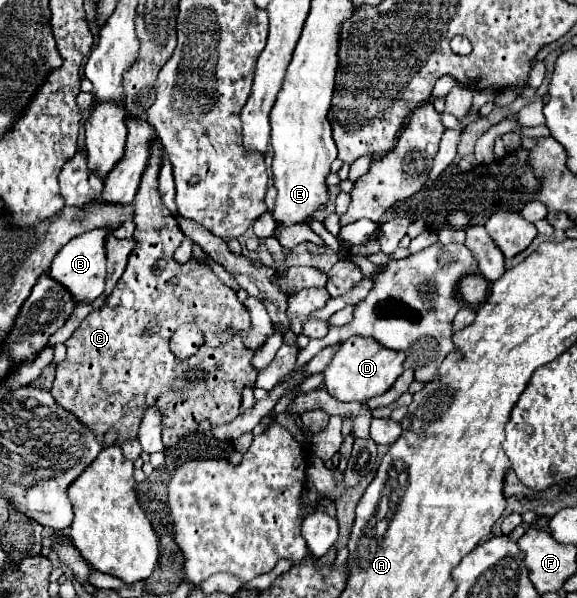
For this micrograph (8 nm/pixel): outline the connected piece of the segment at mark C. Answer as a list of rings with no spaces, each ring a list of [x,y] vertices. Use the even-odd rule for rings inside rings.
[[[155,137],[151,141],[145,175],[141,177],[141,185],[133,201],[137,247],[129,257],[127,269],[121,275],[117,289],[113,289],[113,293],[107,297],[107,305],[99,311],[91,311],[81,321],[79,329],[67,339],[67,357],[57,365],[57,377],[51,389],[55,401],[63,409],[71,411],[89,429],[93,429],[99,443],[103,443],[103,435],[111,427],[119,431],[117,445],[127,439],[137,439],[143,409],[147,405],[155,405],[163,413],[163,443],[165,447],[173,447],[183,435],[193,433],[203,419],[209,419],[215,427],[233,421],[239,415],[241,389],[245,385],[253,387],[257,379],[257,371],[249,365],[255,353],[243,347],[241,337],[221,335],[227,329],[235,333],[249,329],[249,313],[245,305],[239,303],[235,291],[225,287],[223,281],[209,267],[197,265],[193,259],[187,265],[179,265],[173,261],[173,253],[183,241],[183,233],[175,215],[165,209],[157,193],[157,173],[161,167],[161,157],[163,149]],[[185,323],[197,325],[205,333],[205,343],[195,357],[179,361],[169,349],[169,339],[173,331]]]

